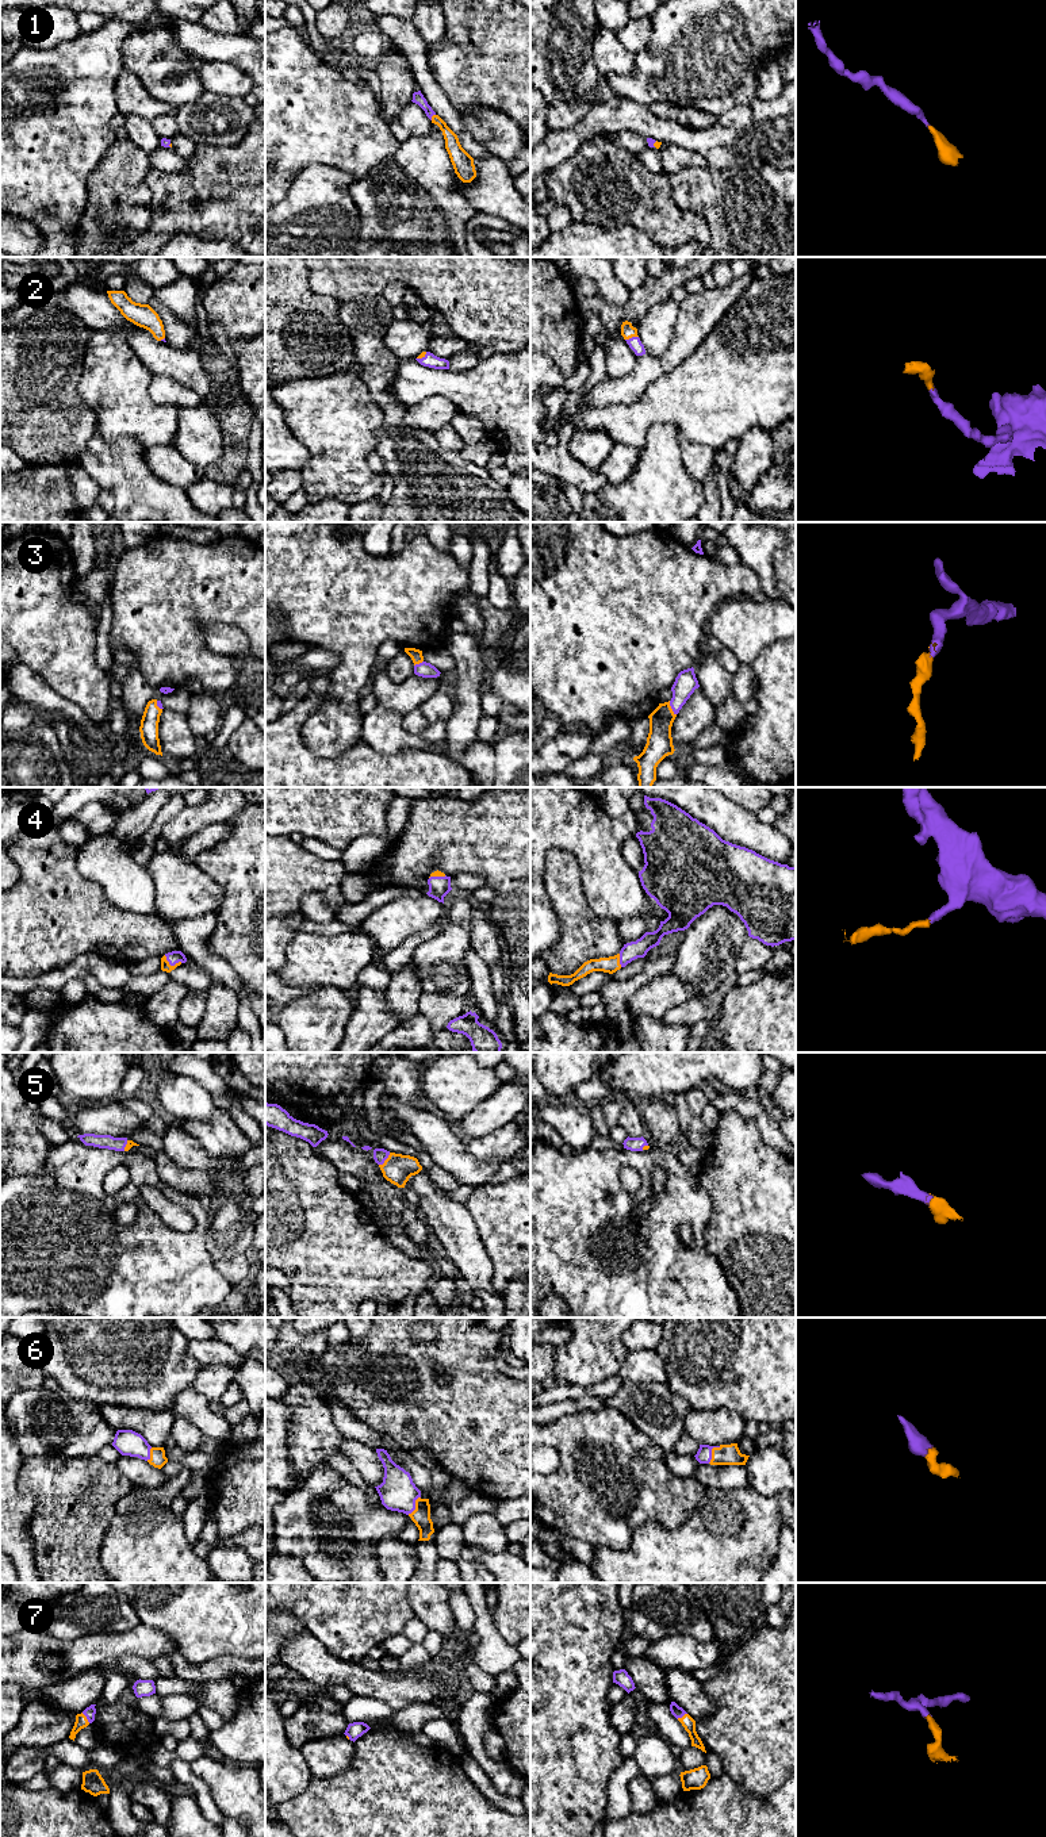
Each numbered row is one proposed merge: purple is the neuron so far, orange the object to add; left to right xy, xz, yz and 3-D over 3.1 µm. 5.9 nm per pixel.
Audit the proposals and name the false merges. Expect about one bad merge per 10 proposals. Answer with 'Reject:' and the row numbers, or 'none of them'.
Reject: none of them

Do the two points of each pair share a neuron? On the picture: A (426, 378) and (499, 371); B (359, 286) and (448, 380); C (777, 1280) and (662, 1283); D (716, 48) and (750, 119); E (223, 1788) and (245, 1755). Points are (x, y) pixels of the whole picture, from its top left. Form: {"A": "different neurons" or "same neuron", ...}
{"A": "same neuron", "B": "different neurons", "C": "different neurons", "D": "different neurons", "E": "different neurons"}

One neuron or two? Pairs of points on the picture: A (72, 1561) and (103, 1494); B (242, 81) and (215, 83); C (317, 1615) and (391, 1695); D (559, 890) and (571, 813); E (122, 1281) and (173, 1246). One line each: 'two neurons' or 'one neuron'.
A: one neuron
B: one neuron
C: two neurons
D: two neurons
E: one neuron

